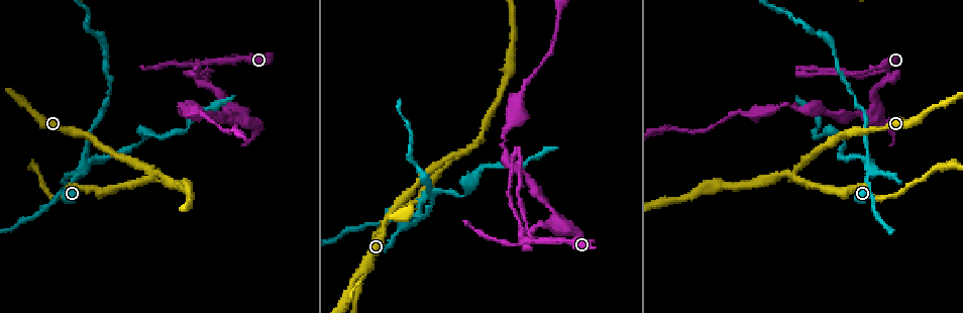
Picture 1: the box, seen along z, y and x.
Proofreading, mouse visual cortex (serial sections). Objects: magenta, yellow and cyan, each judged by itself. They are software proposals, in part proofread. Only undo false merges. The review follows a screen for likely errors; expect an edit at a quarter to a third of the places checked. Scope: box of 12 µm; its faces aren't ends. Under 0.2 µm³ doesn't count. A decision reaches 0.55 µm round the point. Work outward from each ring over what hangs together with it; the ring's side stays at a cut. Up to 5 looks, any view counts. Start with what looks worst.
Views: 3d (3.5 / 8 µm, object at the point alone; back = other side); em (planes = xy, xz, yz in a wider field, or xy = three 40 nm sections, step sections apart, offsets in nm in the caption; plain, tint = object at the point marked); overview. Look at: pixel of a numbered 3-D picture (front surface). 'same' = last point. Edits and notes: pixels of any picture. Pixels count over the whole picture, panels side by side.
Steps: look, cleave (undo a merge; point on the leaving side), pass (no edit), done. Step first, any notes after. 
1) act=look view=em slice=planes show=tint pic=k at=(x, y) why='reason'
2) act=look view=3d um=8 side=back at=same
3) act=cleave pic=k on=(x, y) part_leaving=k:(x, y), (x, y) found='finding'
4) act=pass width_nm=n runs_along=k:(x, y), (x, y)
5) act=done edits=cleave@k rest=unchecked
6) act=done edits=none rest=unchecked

act=look view=3d um=8 pic=1 at=(405, 224) why='three arms meet'

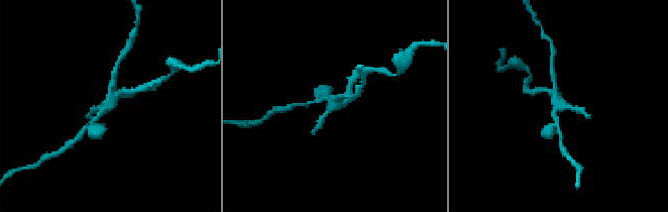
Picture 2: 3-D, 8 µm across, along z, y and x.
act=look view=em slice=xy step=5 show=tint pic=2 at=(107, 102) why='now the EM'

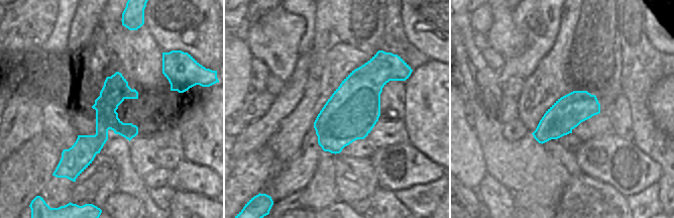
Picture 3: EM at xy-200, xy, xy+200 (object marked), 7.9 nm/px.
act=cleave pic=2 on=(538, 90) found='a second cell is stuck on'

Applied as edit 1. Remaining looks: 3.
act=look view=3d um=8 pic=1 at=(536, 242) why='sharp bend'

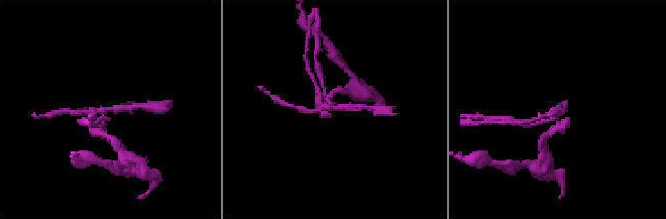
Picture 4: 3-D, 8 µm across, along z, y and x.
act=look view=em slice=xy step=2 show=tint pic=4 at=(336, 108)

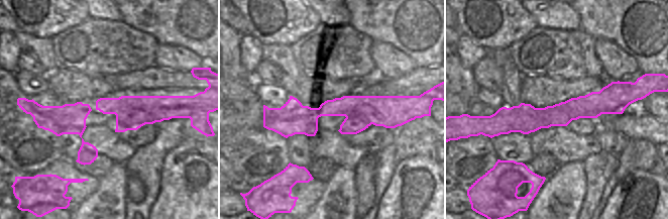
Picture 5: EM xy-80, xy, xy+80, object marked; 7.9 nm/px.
act=cleave pic=4 on=(98, 125) part_leaving=4:(104, 110), (98, 131), (108, 136) found='two cells meet here'

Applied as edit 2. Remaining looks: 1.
act=done edits=cleave@2,cleave@4 rest=unchecked

